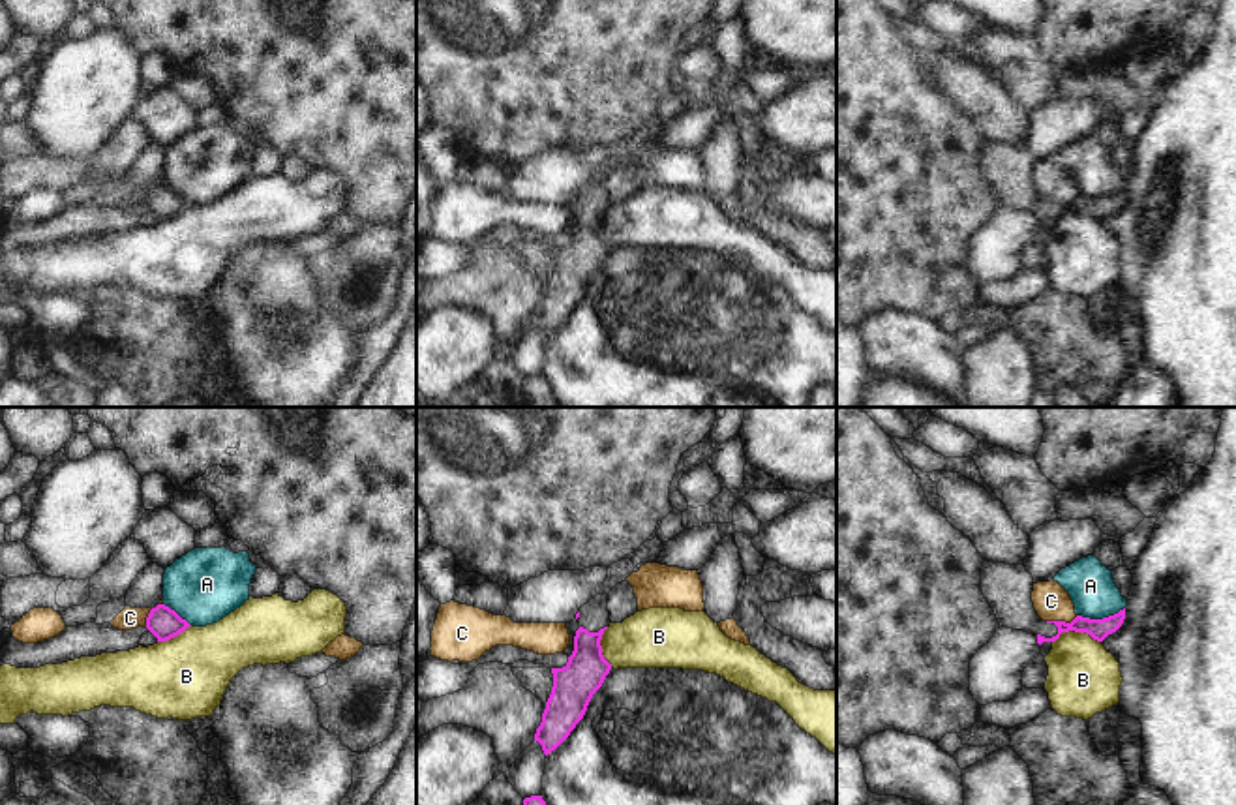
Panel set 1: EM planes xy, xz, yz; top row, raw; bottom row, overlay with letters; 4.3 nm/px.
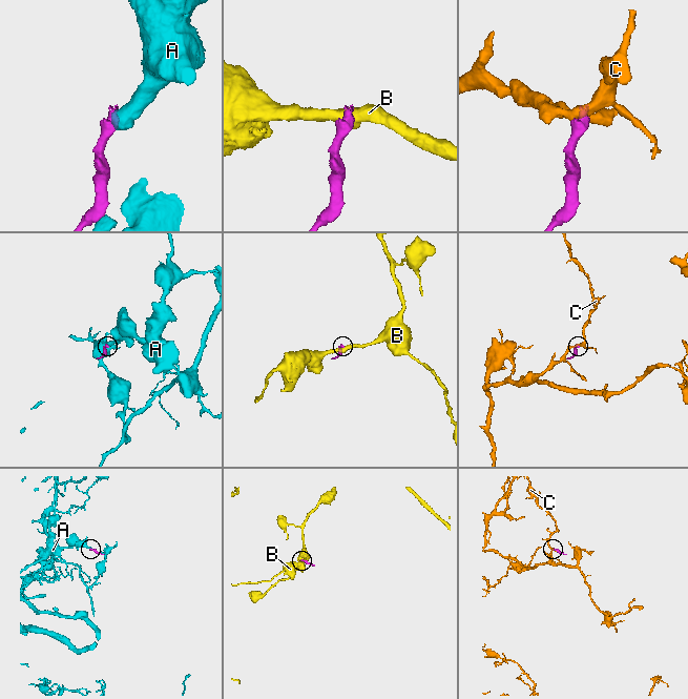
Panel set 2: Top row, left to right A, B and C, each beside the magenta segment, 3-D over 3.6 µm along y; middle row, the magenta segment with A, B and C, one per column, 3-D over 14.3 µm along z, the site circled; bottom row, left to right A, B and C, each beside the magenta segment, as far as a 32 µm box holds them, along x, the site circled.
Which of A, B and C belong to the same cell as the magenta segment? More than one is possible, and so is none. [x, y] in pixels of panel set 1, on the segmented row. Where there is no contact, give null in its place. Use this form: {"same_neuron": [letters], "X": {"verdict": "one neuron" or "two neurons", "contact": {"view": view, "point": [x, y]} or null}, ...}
{"same_neuron": [], "A": {"verdict": "two neurons", "contact": {"view": "yz", "point": [1100, 620]}}, "B": {"verdict": "two neurons", "contact": {"view": "yz", "point": [1077, 631]}}, "C": {"verdict": "two neurons", "contact": {"view": "yz", "point": [1062, 622]}}}

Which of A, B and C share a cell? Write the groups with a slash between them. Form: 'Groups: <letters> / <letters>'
Groups: A / B / C

